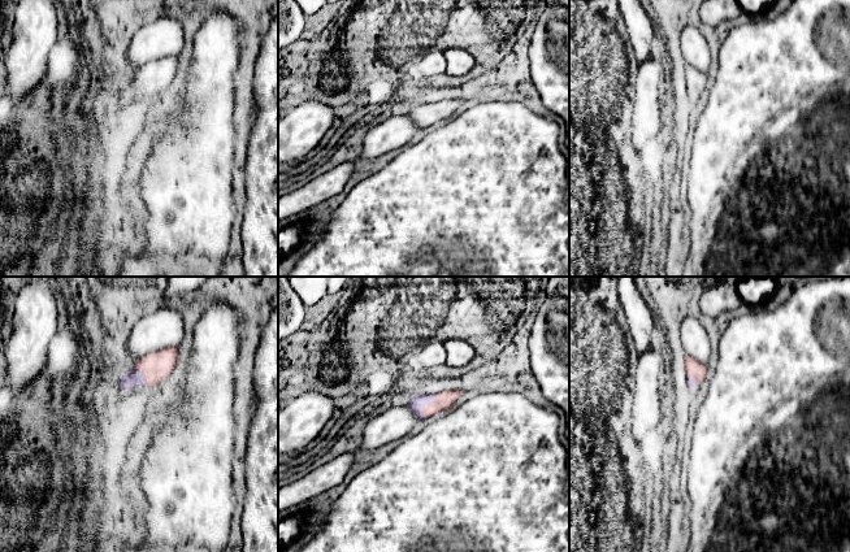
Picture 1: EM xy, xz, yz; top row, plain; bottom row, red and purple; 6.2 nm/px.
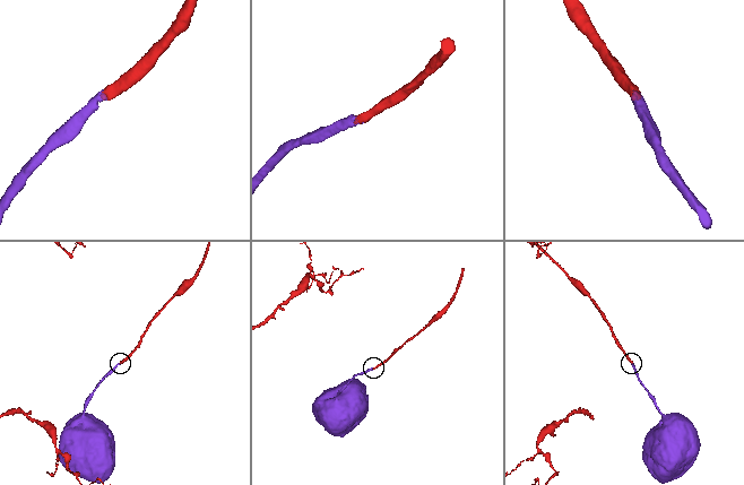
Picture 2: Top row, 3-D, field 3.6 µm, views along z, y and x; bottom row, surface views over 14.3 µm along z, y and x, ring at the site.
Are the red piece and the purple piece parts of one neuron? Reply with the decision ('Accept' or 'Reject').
Accept

